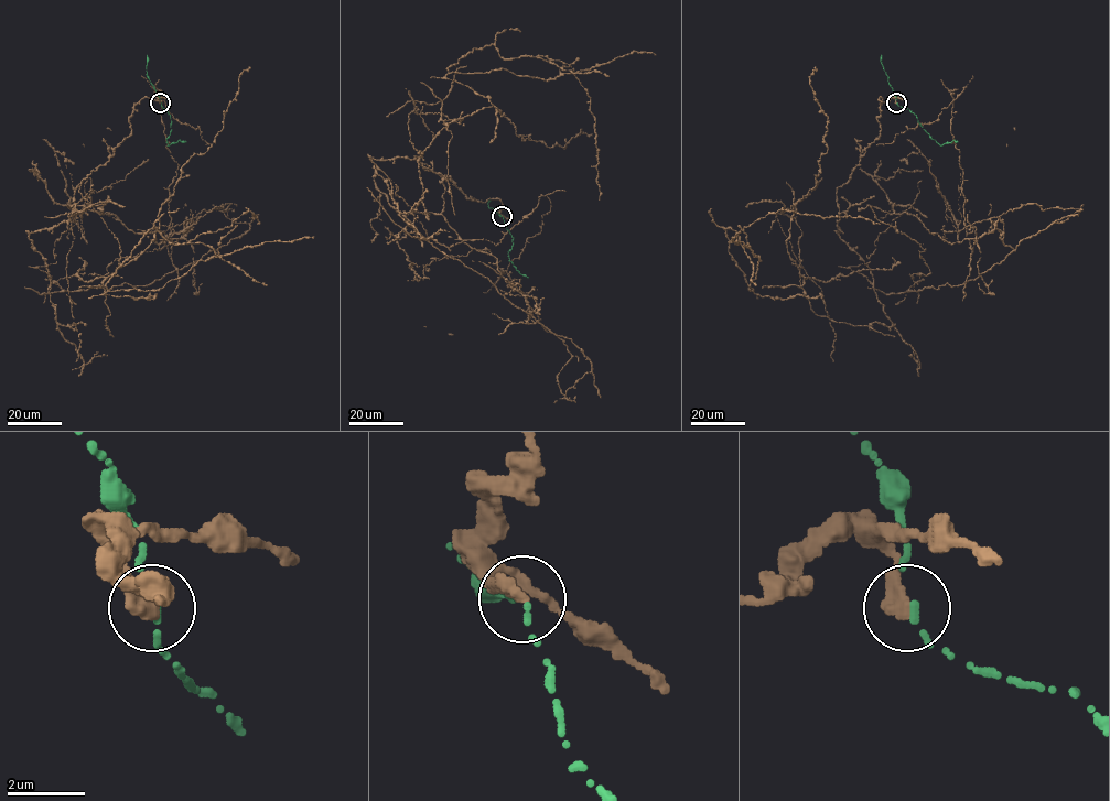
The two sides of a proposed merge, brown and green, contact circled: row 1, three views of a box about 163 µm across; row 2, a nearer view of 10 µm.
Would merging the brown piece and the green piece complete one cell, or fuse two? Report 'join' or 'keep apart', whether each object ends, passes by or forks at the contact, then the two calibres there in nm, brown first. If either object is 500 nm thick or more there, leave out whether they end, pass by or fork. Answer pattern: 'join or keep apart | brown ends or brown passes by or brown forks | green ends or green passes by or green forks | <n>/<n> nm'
keep apart | brown ends | green ends | 440/170 nm

